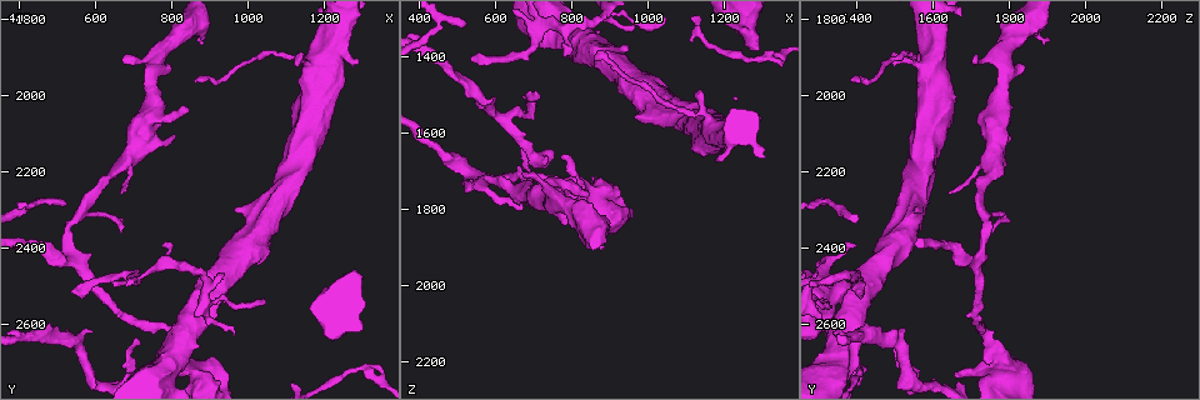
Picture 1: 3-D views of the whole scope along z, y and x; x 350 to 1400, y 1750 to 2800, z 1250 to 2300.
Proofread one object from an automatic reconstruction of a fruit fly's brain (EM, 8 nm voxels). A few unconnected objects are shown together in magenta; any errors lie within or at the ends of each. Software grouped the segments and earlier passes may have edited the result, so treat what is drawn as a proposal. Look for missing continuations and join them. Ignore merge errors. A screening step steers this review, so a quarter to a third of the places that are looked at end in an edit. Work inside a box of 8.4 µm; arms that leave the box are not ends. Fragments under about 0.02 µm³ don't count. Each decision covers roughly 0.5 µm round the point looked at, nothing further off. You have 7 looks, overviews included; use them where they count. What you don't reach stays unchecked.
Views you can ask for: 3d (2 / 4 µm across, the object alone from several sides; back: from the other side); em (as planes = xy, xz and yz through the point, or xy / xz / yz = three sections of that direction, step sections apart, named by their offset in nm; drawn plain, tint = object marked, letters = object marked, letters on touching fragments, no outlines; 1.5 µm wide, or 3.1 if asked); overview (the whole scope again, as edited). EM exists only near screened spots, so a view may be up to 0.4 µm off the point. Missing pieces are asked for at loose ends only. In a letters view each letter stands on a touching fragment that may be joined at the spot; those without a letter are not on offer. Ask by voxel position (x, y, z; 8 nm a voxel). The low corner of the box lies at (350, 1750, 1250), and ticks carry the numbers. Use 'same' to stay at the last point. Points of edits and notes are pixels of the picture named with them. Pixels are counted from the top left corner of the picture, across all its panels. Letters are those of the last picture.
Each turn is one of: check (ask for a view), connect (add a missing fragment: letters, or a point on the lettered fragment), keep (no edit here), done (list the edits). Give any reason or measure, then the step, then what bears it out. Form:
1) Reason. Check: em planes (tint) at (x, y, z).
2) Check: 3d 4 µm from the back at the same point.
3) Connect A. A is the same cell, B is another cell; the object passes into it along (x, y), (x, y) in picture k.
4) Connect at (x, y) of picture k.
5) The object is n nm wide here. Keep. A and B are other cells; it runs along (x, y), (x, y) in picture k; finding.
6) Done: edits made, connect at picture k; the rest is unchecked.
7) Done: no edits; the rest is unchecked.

An open end. Check: 3d 2 µm at (1130, 1910, 1490).

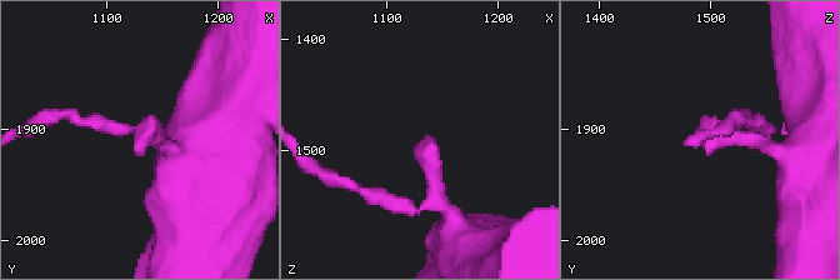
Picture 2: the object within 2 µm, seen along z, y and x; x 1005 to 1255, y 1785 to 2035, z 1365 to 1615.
Now the EM. Check: em planes (letters) at (1134, 1904, 1488).

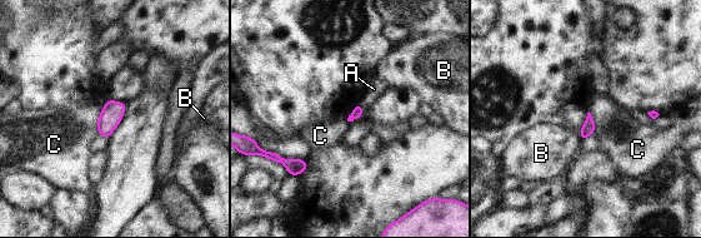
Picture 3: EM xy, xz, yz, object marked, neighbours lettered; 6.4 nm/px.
Keep. A, B and C are other cells; no lettered fragment goes on from it.

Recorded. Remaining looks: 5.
Long arm stops here. Check: em yz step 4 (letters) at (1300, 2500, 1385).

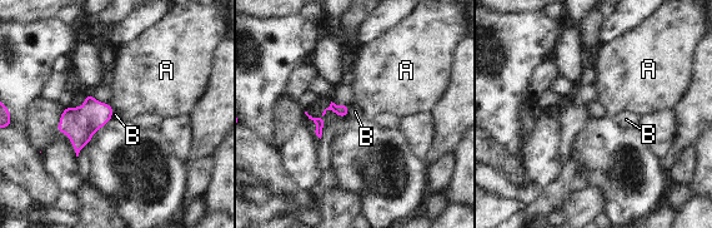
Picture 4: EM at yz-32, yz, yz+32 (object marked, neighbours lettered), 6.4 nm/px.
Check: em planes (letters) at the same point.

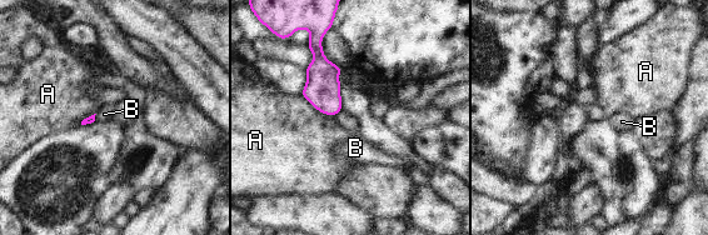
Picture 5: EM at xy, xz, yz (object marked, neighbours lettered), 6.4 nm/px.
Keep. A and B are other cells; a border runs along (342, 109), (334, 116) in picture 5; no lettered fragment goes on from it.

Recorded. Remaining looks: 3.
Thin end. Check: em planes (letters) at (540, 2510, 1405).

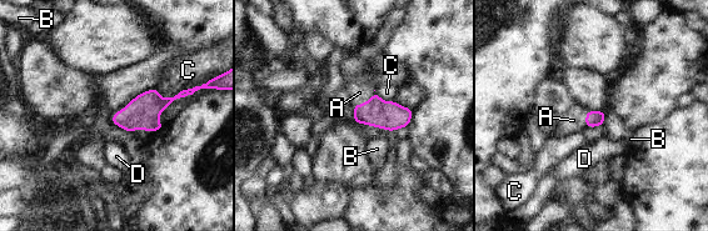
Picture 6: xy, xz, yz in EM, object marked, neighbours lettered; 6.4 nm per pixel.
The object is 100 nm wide here. Connect A. A is the same cell, B, C and D are other cells; it goes on there.

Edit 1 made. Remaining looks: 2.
Done: edits made, connect at picture 6; the rest is unchecked.

